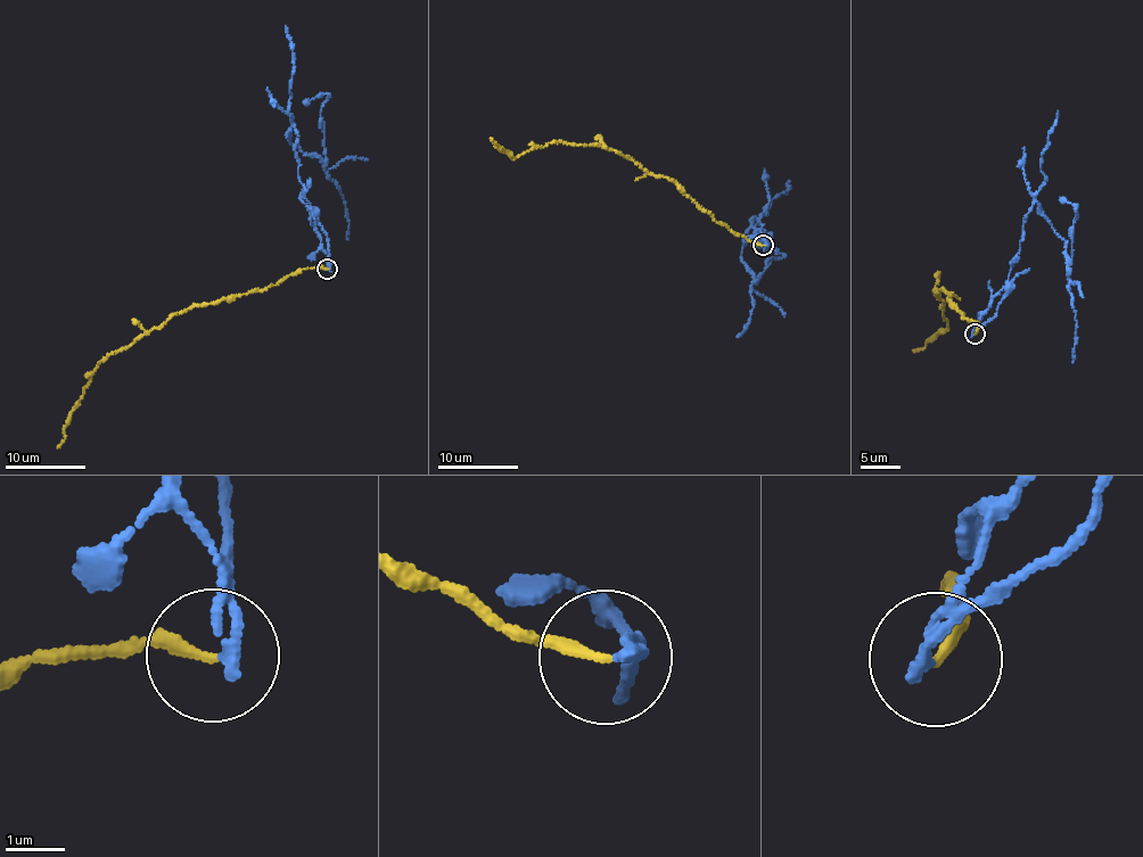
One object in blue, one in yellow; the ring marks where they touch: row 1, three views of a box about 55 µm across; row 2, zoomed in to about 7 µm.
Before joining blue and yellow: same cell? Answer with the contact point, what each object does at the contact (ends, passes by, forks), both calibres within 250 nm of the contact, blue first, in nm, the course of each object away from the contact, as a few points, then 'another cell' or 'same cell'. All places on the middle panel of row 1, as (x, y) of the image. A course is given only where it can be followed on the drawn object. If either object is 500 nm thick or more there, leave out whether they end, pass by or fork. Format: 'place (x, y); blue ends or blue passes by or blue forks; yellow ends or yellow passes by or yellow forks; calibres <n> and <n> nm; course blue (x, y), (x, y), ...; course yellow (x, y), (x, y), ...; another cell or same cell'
place (763, 245); blue ends; yellow ends; calibres 220 and 180 nm; course blue (765, 246), (754, 227), (767, 213), (746, 231), (741, 254), (753, 275), (753, 307), (738, 337); course yellow (763, 245), (716, 221), (677, 184), (651, 174), (614, 150), (600, 146), (550, 143), (515, 159), (490, 139); another cell

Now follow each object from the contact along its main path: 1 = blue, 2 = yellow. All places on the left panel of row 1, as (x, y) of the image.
1: (328, 269), (297, 174), (294, 123), (288, 140), (320, 158), (327, 179), (340, 188), (348, 223), (348, 239)
2: (327, 268), (299, 269), (276, 285), (174, 313), (156, 329), (101, 362), (57, 448)

